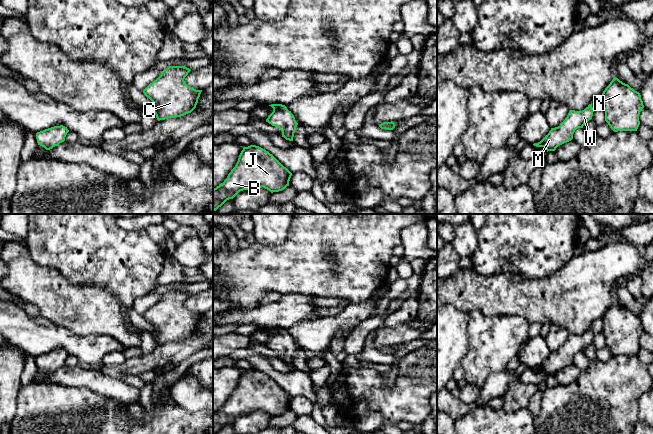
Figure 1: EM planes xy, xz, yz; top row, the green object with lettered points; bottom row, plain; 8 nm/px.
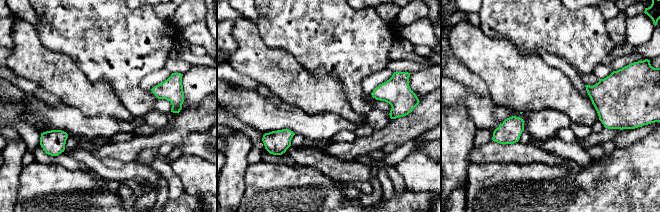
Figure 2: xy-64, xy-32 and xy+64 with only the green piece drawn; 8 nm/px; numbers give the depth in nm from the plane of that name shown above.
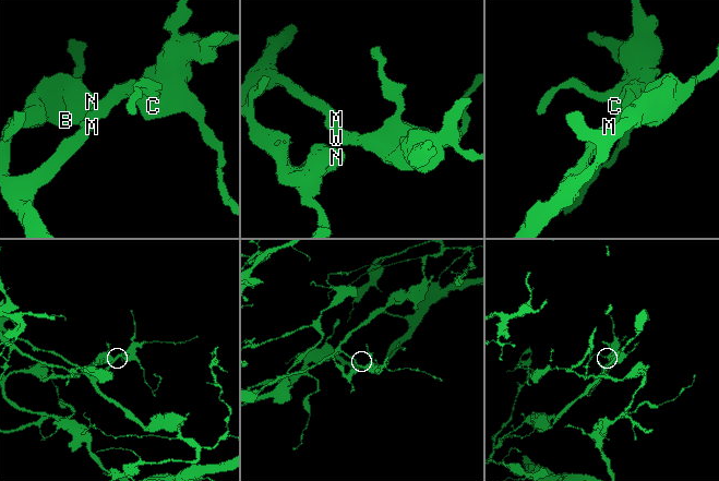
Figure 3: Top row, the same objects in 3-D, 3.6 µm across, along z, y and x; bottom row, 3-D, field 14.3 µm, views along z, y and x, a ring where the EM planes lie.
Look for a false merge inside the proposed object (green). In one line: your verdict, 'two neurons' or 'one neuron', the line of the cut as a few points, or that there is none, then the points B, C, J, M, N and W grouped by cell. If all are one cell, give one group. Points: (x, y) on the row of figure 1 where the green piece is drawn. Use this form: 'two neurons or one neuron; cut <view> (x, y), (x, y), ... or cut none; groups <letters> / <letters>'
one neuron; cut none; groups B C J M N W

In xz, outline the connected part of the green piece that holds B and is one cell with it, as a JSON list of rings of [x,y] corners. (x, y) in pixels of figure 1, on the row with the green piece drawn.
[[[250,145],[243,147],[235,167],[219,186],[213,189],[213,210],[240,191],[263,187],[271,193],[289,186],[292,173],[265,149]]]

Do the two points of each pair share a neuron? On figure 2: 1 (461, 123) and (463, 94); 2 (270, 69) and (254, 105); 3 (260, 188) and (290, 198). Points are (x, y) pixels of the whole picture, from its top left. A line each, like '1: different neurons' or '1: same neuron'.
1: different neurons
2: different neurons
3: same neuron

